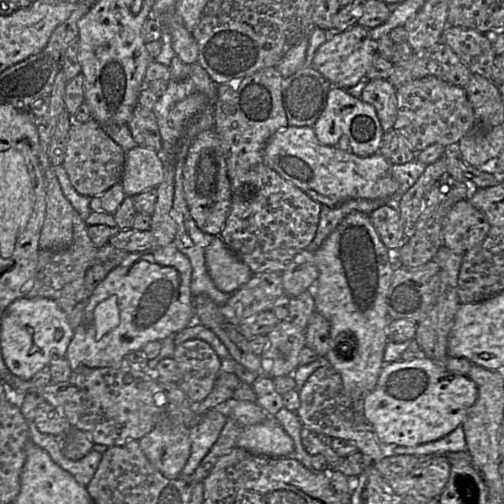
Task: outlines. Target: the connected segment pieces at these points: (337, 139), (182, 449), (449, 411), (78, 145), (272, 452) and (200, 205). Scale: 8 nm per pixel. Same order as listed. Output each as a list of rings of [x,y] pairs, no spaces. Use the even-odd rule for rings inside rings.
[[[341,87],[330,88],[324,109],[312,127],[323,145],[336,146],[362,157],[379,151],[384,133],[375,108]]]
[[[163,420],[138,442],[147,459],[160,473],[169,479],[180,477],[191,452],[189,427],[185,425],[168,425]]]
[[[418,355],[410,360],[384,364],[375,388],[364,399],[364,417],[373,427],[380,443],[414,447],[437,441],[461,426],[477,398],[477,385],[467,375],[441,368],[426,356]]]
[[[95,120],[70,126],[65,158],[62,166],[75,191],[87,197],[98,196],[120,183],[126,152],[114,142]]]
[[[268,416],[259,424],[243,427],[236,447],[254,455],[287,457],[294,451],[294,442],[281,425]]]
[[[214,129],[202,131],[192,141],[185,158],[182,183],[189,212],[197,227],[204,233],[220,235],[231,206],[231,184],[221,142]]]

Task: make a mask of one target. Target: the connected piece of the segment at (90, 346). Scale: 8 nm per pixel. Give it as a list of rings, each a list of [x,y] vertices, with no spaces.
[[[173,243],[147,252],[128,253],[120,265],[111,270],[89,297],[82,321],[74,331],[65,358],[72,371],[81,366],[114,367],[124,363],[127,354],[142,350],[151,341],[162,341],[195,321],[191,294],[192,266]]]

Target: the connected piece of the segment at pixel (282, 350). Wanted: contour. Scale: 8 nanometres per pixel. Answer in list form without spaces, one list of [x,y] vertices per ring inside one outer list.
[[[282,320],[267,338],[268,345],[260,356],[267,375],[274,379],[292,374],[299,366],[300,351],[306,346],[304,330]]]

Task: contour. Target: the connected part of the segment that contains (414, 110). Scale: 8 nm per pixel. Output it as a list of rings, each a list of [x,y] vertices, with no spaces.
[[[425,76],[406,83],[396,90],[396,99],[394,128],[415,152],[435,143],[455,147],[470,130],[479,127],[465,89],[436,76]]]

